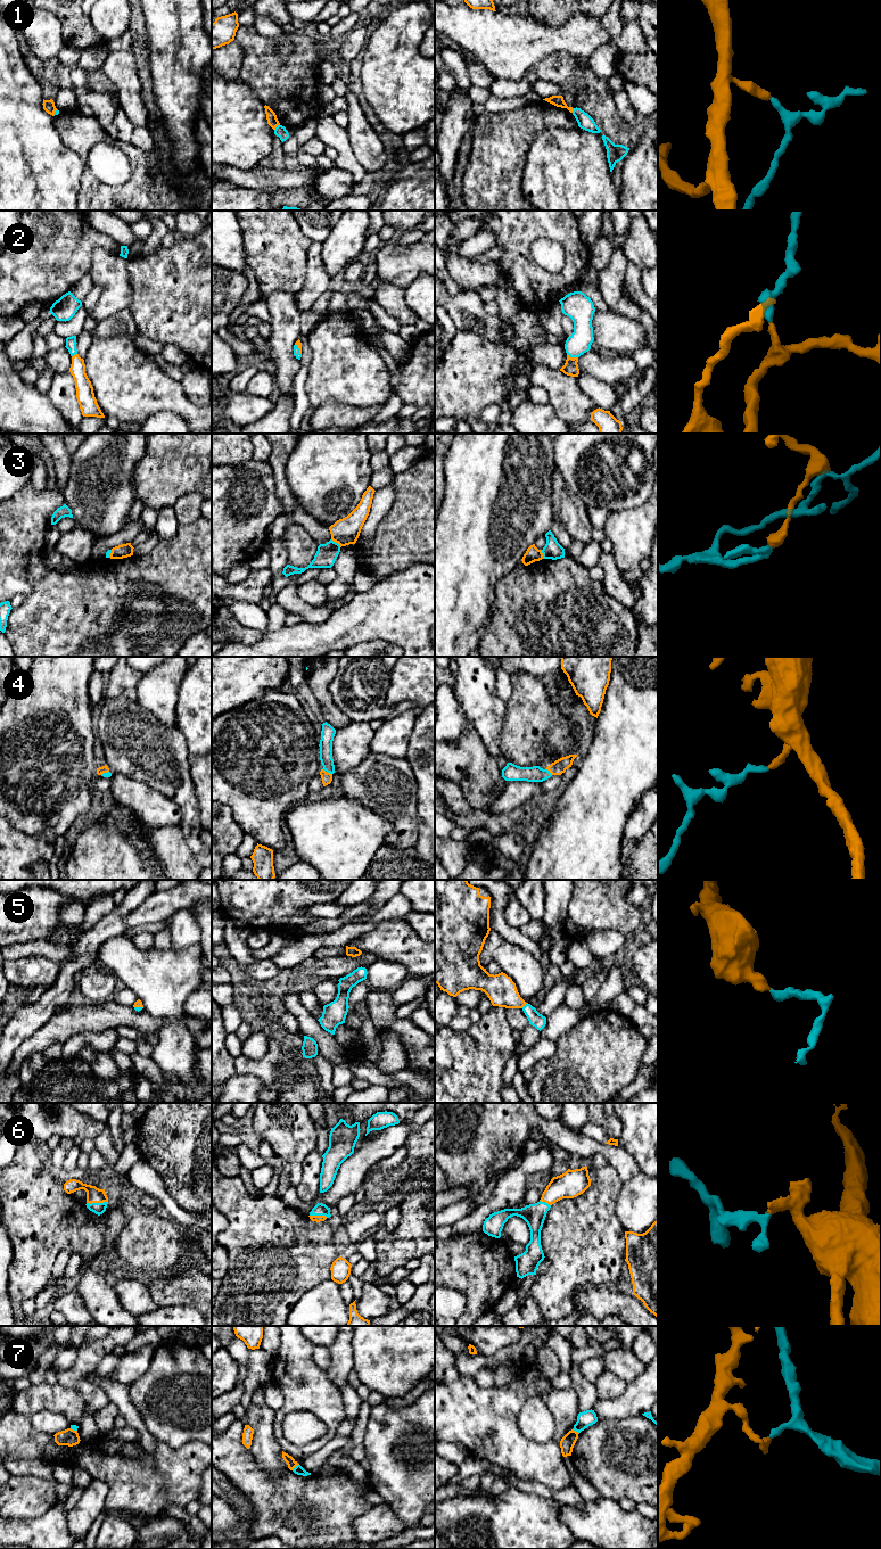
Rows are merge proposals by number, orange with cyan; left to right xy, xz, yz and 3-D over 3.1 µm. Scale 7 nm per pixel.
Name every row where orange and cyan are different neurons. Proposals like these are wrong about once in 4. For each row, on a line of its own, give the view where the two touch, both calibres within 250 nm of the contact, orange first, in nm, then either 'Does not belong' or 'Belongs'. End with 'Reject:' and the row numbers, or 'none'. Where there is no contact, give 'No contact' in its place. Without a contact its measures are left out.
1: Touches orange in xz. Thickness 80 nm (orange) against 90 nm. Does not belong
2: Touches orange in yz. Thickness 110 nm (orange) against 160 nm. Belongs
3: Touches orange in xz. Thickness 190 nm (orange) against 150 nm. Does not belong
4: Touches orange in xz. Thickness 80 nm (orange) against 100 nm. Belongs
5: Touches orange in yz. Thickness 200 nm (orange) against 100 nm. Belongs
6: Touches orange in xy. Thickness 110 nm (orange) against 80 nm. Belongs
7: Touches orange in xz. Thickness 70 nm (orange) against 70 nm. Does not belong
Reject: 1, 3, 7

